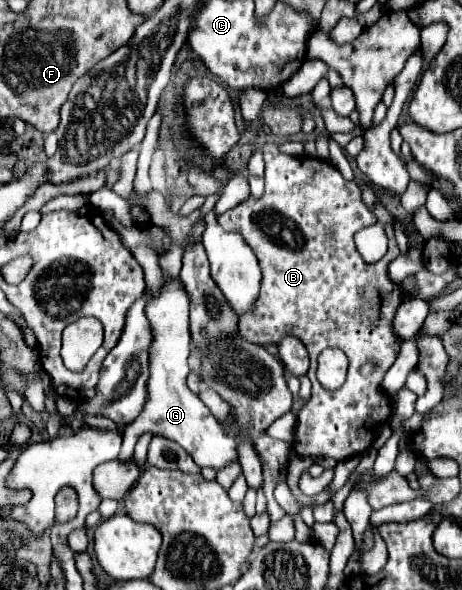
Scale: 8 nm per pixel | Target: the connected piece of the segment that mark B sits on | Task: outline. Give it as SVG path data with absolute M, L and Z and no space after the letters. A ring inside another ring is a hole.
M264 145L265 193L257 199L249 195L243 203L219 215L217 221L223 229L233 229L243 235L247 245L259 259L261 265L261 291L249 313L239 317L239 335L241 339L257 345L279 343L285 335L295 335L303 341L311 357L309 379L313 383L309 403L297 415L297 429L293 449L299 457L333 457L337 461L361 455L367 451L373 431L379 423L387 423L391 417L391 403L381 391L381 381L387 369L395 363L395 357L401 347L401 339L393 333L393 315L397 311L399 299L403 301L401 285L395 285L389 279L389 263L399 255L395 243L393 227L387 223L385 231L389 237L387 255L367 265L355 249L353 235L369 225L375 225L375 215L361 203L359 187L353 181L345 181L343 175L329 161L311 159L311 157L291 157L283 155L277 145ZM325 347L341 349L349 359L349 373L343 387L327 391L317 383L317 357Z

